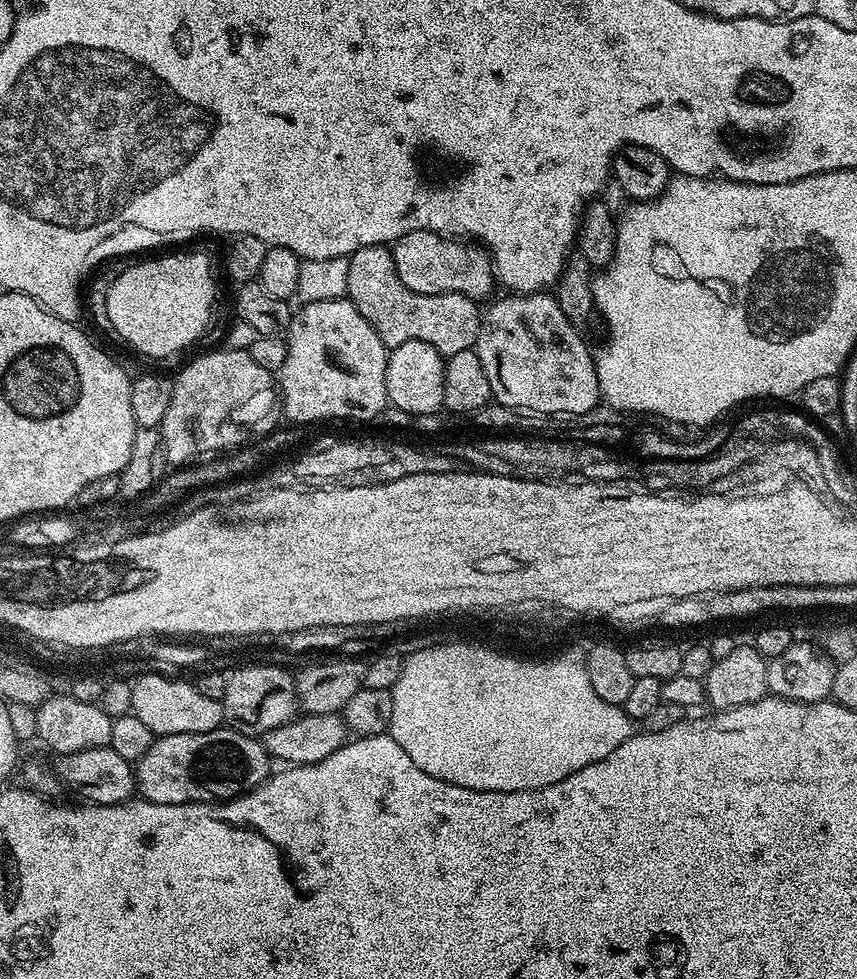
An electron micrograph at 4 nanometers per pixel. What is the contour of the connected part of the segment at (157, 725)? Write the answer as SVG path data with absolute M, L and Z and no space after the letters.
M152 672L149 676L140 676L131 681L131 715L142 718L145 726L156 736L170 734L202 734L225 723L223 703L214 698L206 698L196 689L195 683L184 680L171 680L168 676L159 676Z

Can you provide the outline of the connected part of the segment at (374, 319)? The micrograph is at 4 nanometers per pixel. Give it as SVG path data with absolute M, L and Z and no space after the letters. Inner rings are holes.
M383 244L366 246L347 257L346 296L352 305L374 326L384 347L391 350L402 342L421 340L447 358L472 348L480 333L482 308L477 301L457 292L446 294L418 294L398 278L391 247Z

